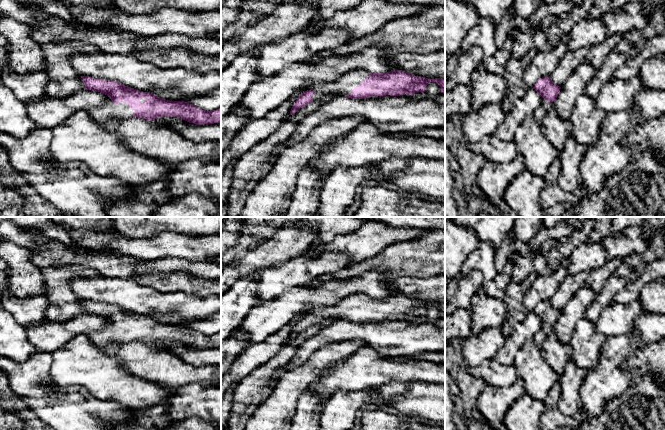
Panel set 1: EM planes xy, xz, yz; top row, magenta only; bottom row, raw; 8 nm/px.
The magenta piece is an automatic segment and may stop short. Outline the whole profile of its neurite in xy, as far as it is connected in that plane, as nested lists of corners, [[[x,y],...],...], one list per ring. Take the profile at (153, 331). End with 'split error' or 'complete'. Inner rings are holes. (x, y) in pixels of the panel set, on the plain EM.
[[[81,300],[85,313],[107,319],[112,326],[88,335],[100,348],[110,344],[124,344],[132,341],[154,344],[159,341],[179,341],[196,349],[221,347],[221,332],[206,335],[184,325],[161,323],[150,316],[127,311],[114,304],[102,304]]]; split error

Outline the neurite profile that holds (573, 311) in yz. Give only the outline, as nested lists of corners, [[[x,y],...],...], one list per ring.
[[[585,285],[578,289],[560,310],[554,332],[562,343],[570,344],[576,324],[584,318],[586,310],[595,301],[596,295],[595,291]]]

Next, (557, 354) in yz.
[[[554,330],[546,335],[540,352],[549,366],[561,376],[566,365],[574,359],[574,351],[570,344],[562,343]]]

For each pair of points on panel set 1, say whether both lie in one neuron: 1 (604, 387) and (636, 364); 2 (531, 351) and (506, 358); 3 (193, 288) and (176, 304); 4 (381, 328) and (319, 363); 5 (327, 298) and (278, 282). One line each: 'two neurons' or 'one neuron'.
1: two neurons
2: two neurons
3: two neurons
4: two neurons
5: two neurons

